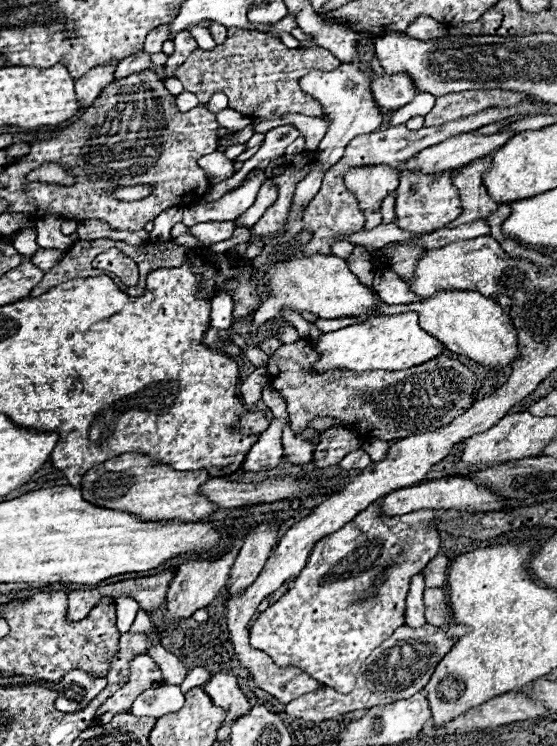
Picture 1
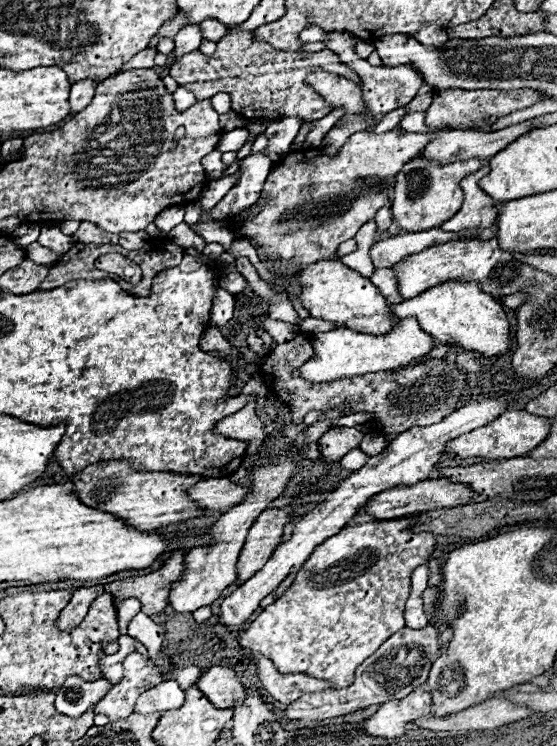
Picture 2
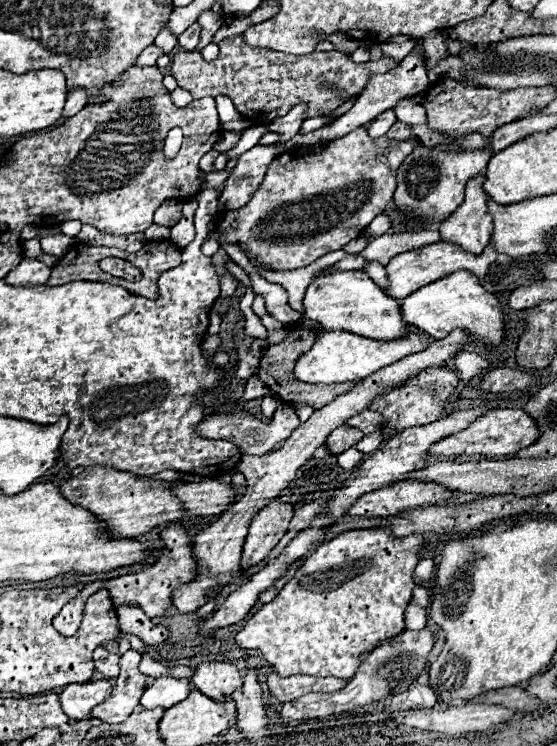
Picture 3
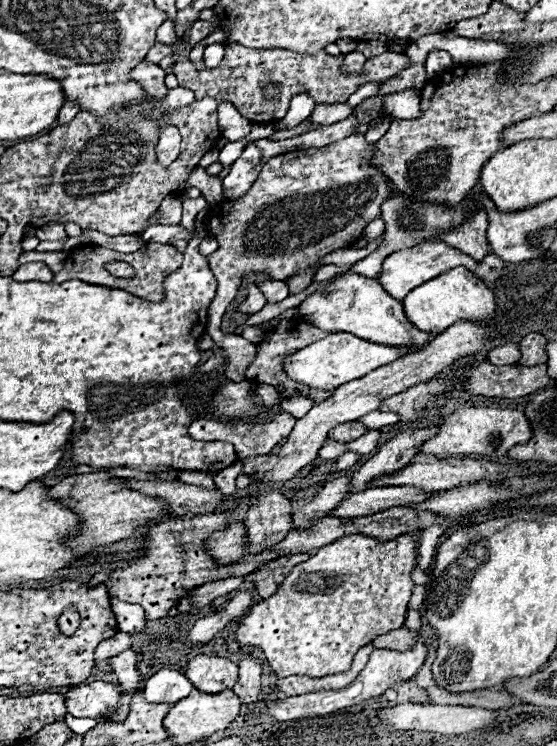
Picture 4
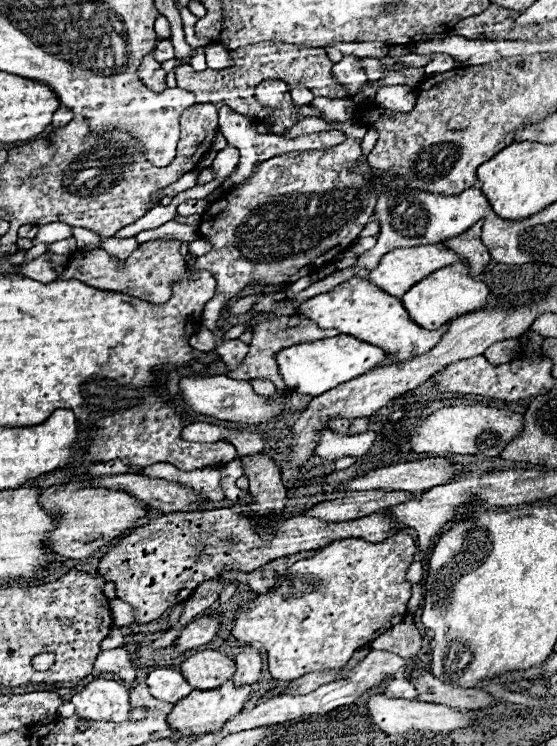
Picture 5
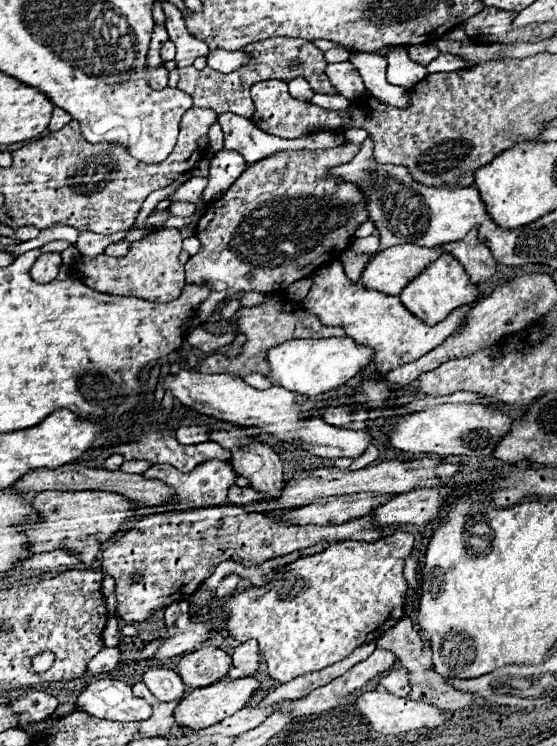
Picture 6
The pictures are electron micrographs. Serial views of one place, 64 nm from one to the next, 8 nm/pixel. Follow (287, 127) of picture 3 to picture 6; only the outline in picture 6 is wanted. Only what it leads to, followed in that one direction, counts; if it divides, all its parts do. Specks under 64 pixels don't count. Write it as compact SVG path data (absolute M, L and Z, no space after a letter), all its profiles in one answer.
M302 76L290 80L290 82L288 82L288 88L290 88L290 94L292 94L294 98L298 98L298 100L306 100L306 102L308 102L308 100L312 98L312 88L310 88L308 80L302 78Z

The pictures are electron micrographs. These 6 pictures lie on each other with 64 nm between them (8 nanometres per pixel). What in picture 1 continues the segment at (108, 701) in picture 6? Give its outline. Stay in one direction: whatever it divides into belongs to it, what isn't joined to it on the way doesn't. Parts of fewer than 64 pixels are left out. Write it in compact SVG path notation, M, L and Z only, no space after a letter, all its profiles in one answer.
M82 670L68 672L60 682L60 692L56 698L56 708L60 712L78 712L106 688L106 678L92 678Z

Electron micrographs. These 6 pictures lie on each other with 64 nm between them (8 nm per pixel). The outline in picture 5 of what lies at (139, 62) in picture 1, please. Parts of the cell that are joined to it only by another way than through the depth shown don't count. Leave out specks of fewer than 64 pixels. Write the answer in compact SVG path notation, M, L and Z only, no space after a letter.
M162 40L162 42L158 44L158 48L154 50L154 58L156 58L158 62L164 62L164 60L174 58L174 46L170 44L170 40Z

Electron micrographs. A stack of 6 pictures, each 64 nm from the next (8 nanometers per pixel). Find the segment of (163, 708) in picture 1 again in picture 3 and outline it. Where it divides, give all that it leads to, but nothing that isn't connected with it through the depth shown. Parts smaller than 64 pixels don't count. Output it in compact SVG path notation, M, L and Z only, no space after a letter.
M158 676L142 694L140 704L144 708L172 708L174 704L182 702L192 690L192 684L188 680L178 680L172 676Z

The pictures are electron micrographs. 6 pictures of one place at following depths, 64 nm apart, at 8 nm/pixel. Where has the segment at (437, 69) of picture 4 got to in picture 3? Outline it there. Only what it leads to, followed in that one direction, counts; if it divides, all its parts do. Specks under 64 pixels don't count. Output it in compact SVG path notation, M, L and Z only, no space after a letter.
M432 32L428 36L424 36L424 46L426 46L426 56L428 56L428 62L426 62L426 68L436 68L442 60L446 60L446 54L448 54L448 48L444 44L444 38L446 34L444 32Z

